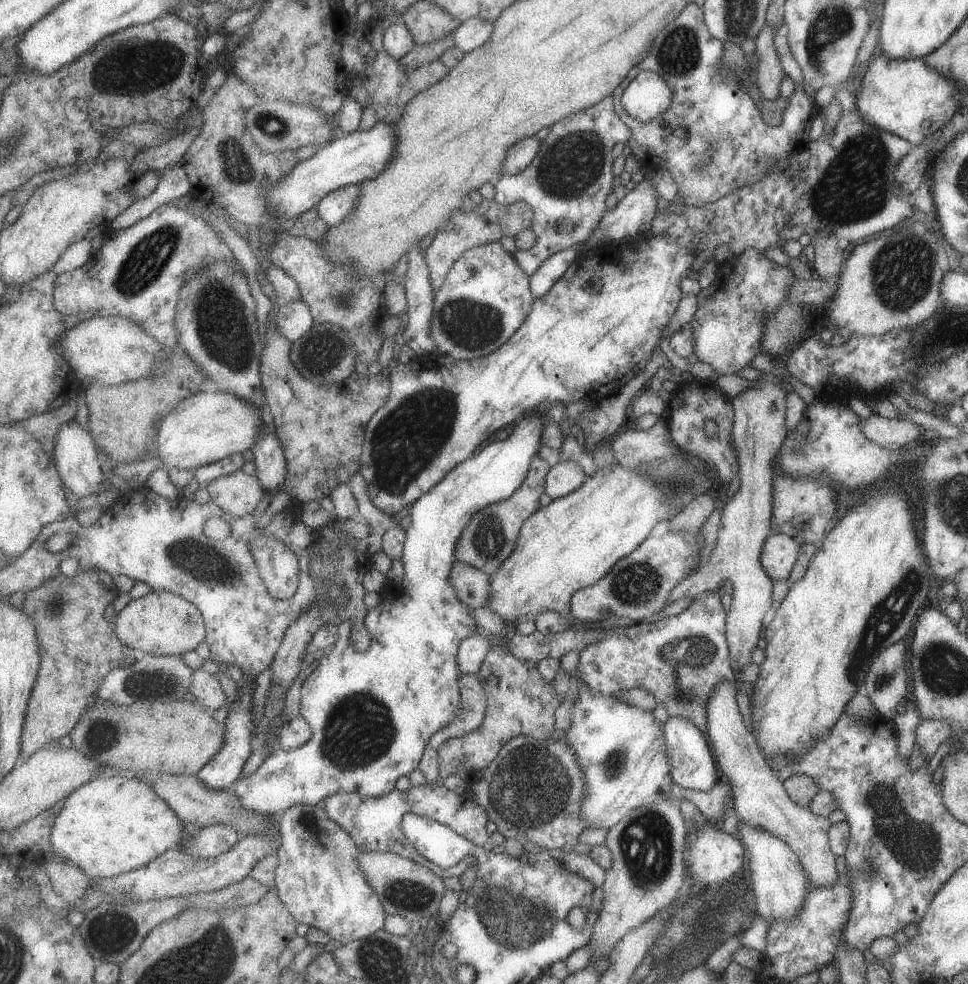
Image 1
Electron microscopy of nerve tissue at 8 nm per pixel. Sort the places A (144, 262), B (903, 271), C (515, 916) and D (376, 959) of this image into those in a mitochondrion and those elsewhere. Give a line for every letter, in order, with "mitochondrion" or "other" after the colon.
A: mitochondrion
B: mitochondrion
C: mitochondrion
D: mitochondrion

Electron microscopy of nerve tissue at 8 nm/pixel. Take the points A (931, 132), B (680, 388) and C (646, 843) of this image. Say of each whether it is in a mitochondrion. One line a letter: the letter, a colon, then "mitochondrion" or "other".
A: other
B: other
C: mitochondrion

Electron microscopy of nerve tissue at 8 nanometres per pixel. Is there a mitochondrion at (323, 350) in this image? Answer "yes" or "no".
yes

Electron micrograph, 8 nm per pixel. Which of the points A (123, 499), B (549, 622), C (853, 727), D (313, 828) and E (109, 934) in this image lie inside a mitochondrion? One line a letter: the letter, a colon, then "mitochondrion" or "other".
A: other
B: other
C: other
D: mitochondrion
E: mitochondrion

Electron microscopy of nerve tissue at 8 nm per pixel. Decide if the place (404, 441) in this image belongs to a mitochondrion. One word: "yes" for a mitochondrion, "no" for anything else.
yes

